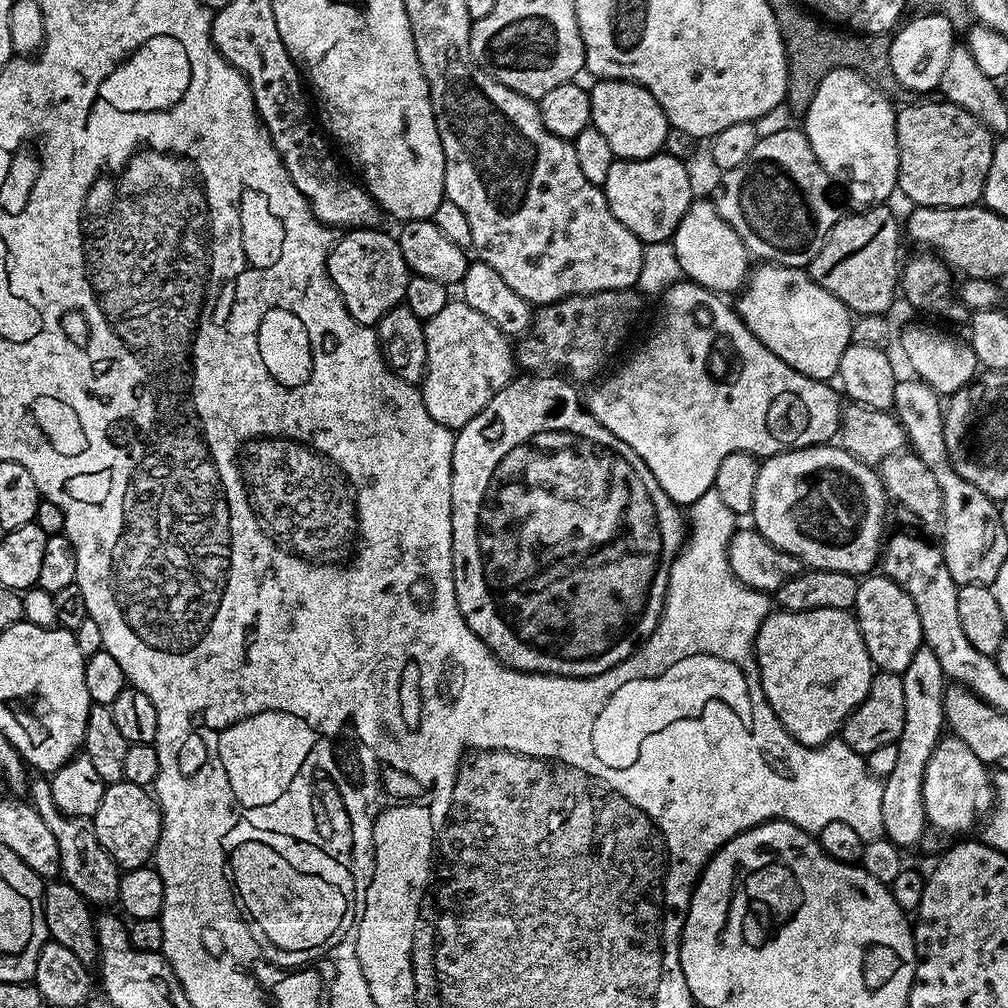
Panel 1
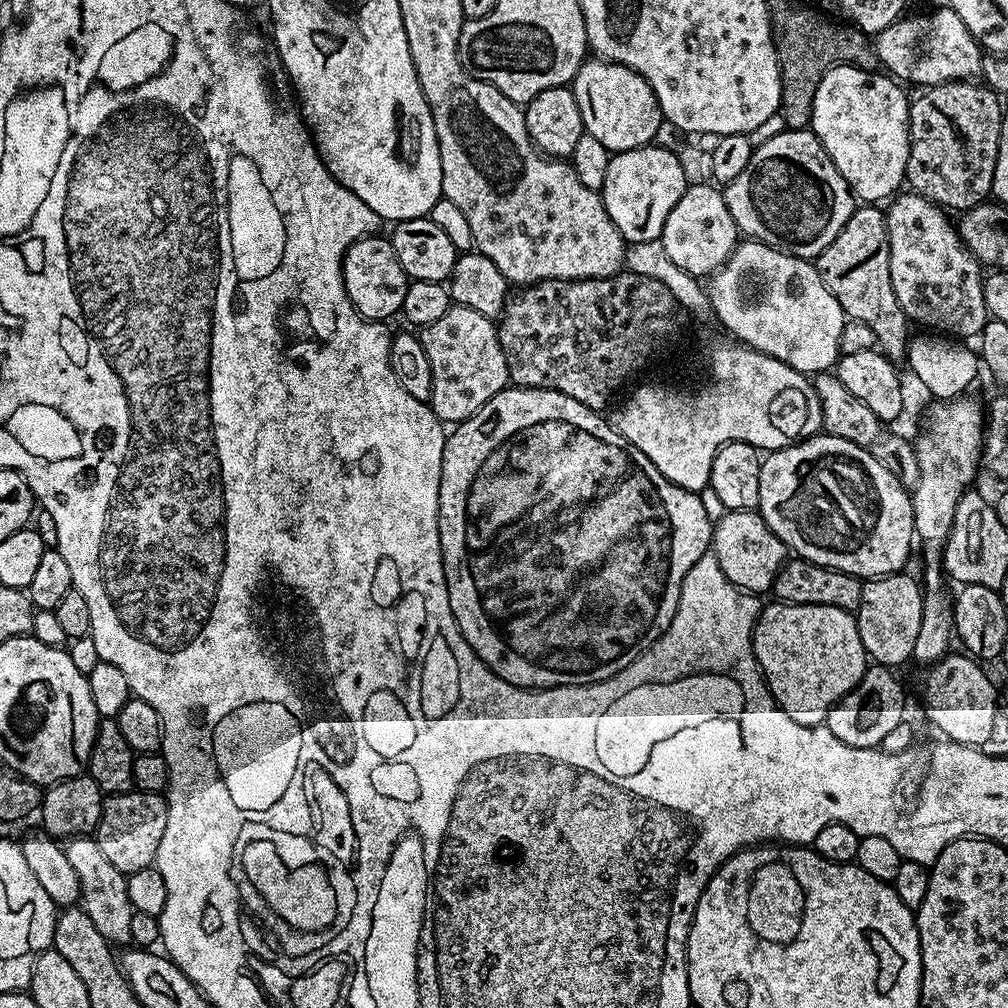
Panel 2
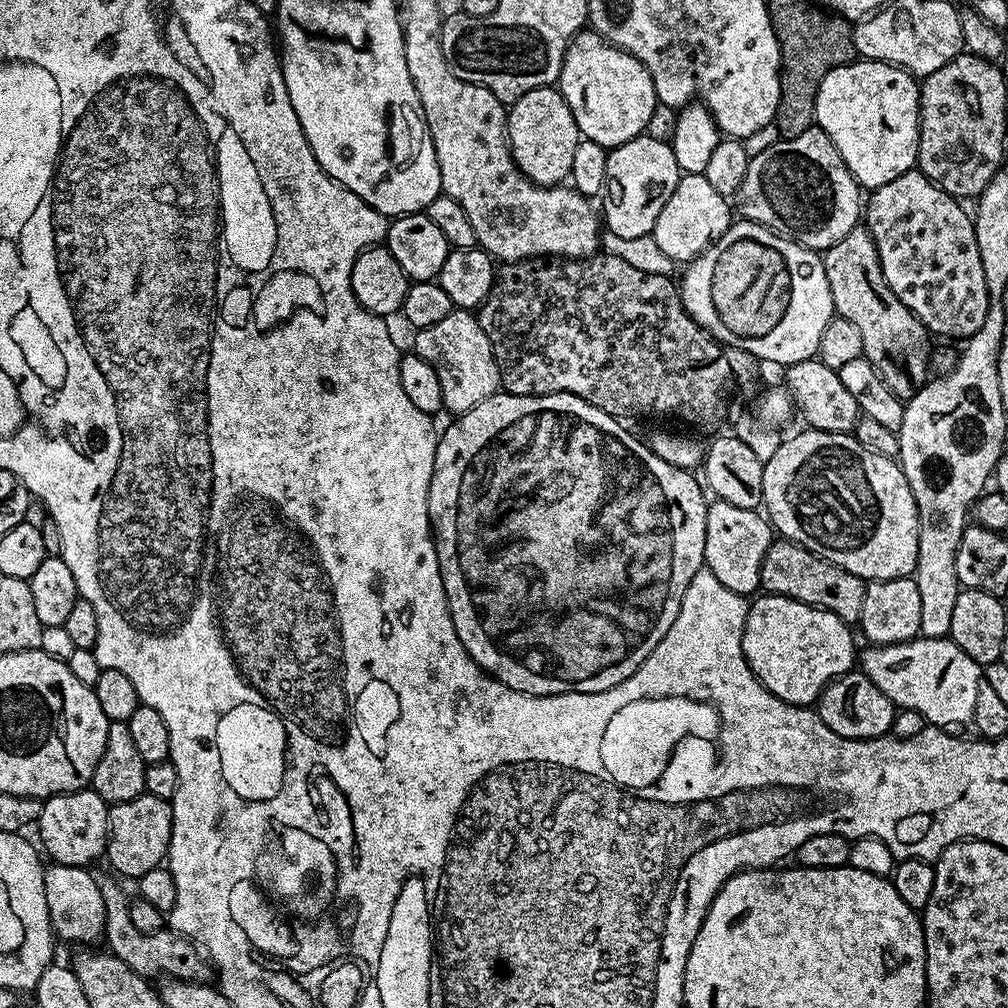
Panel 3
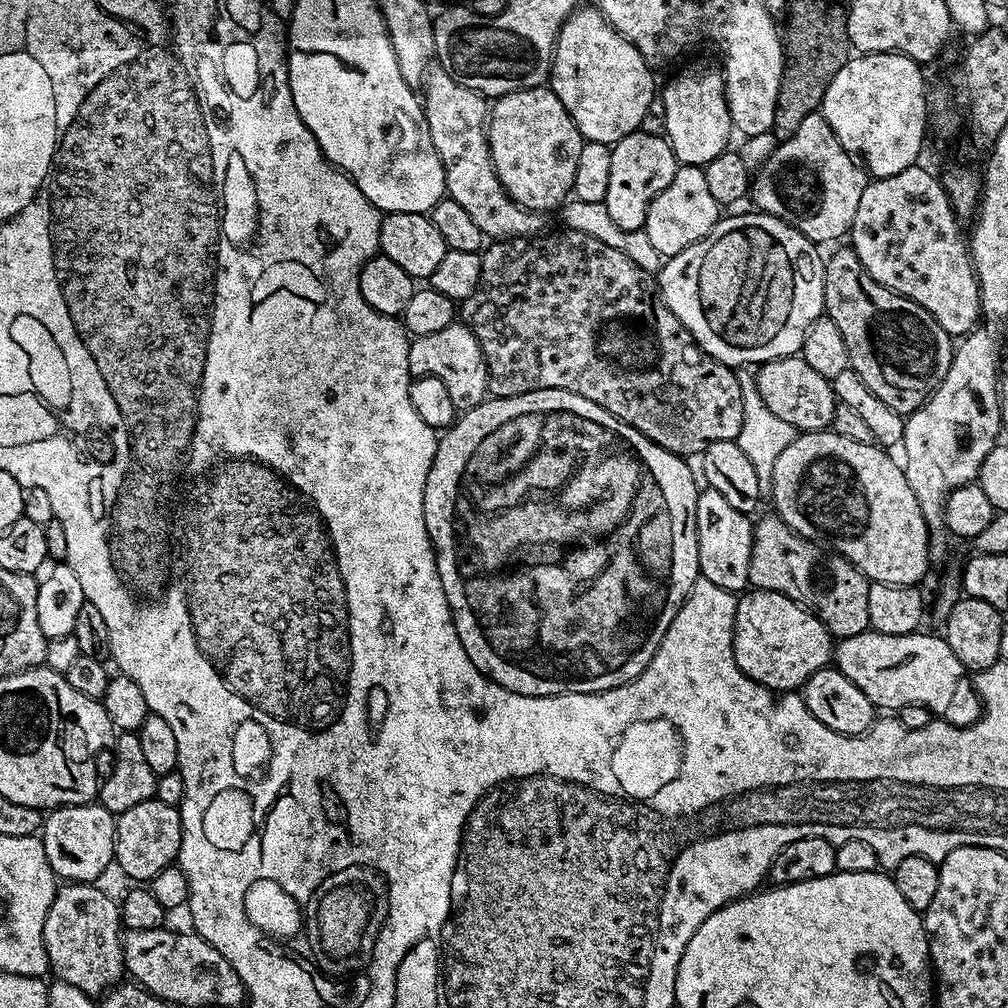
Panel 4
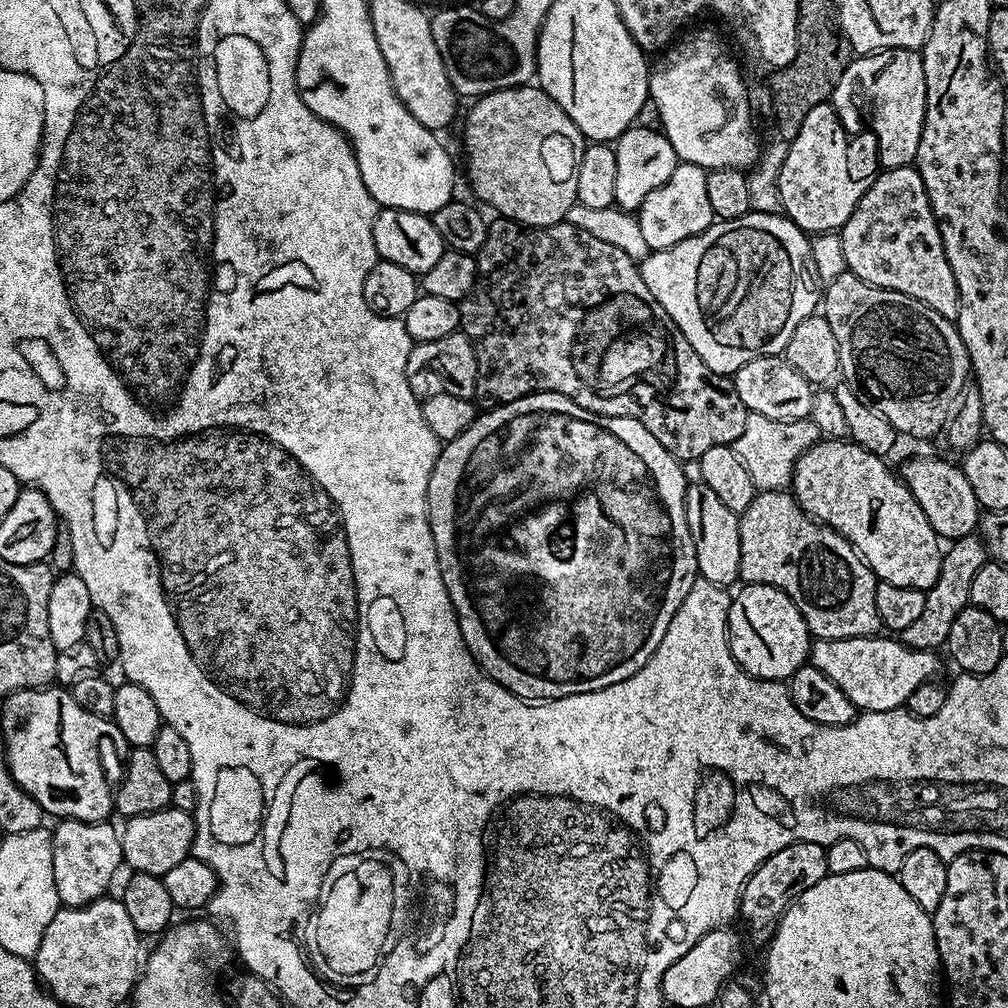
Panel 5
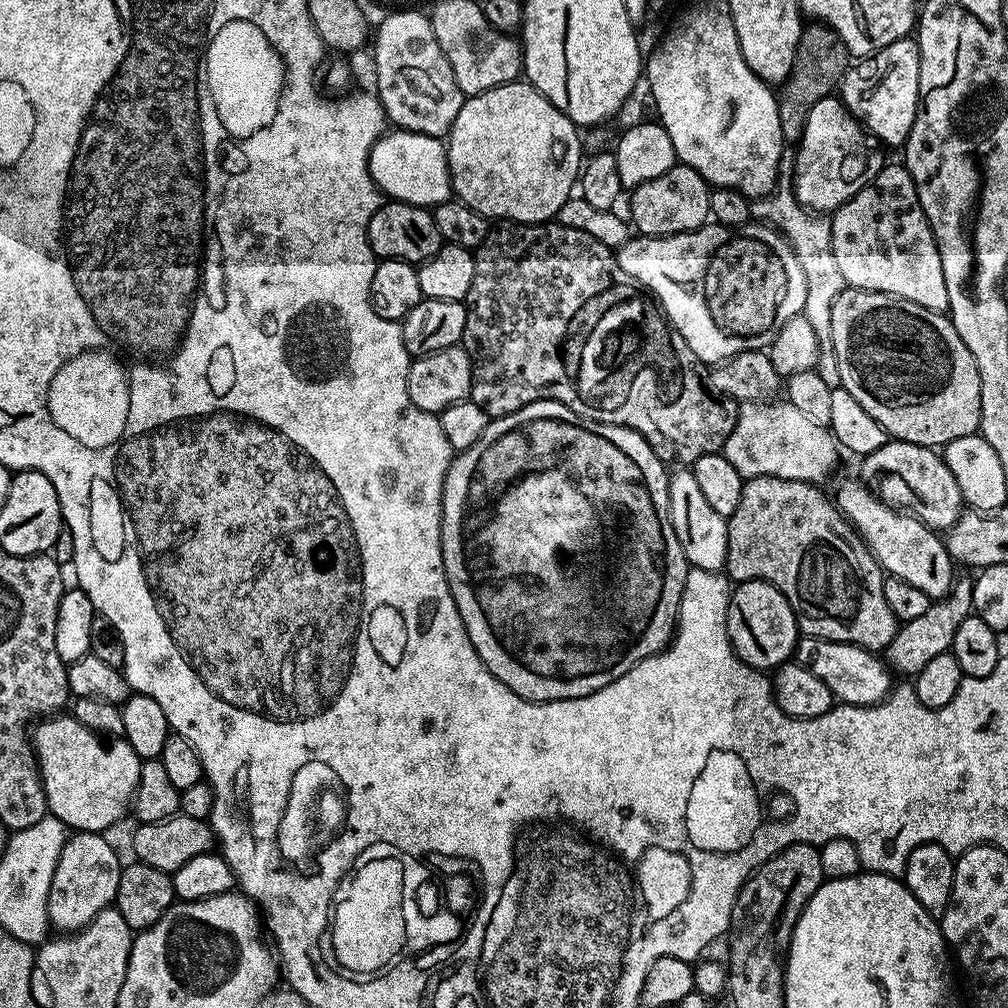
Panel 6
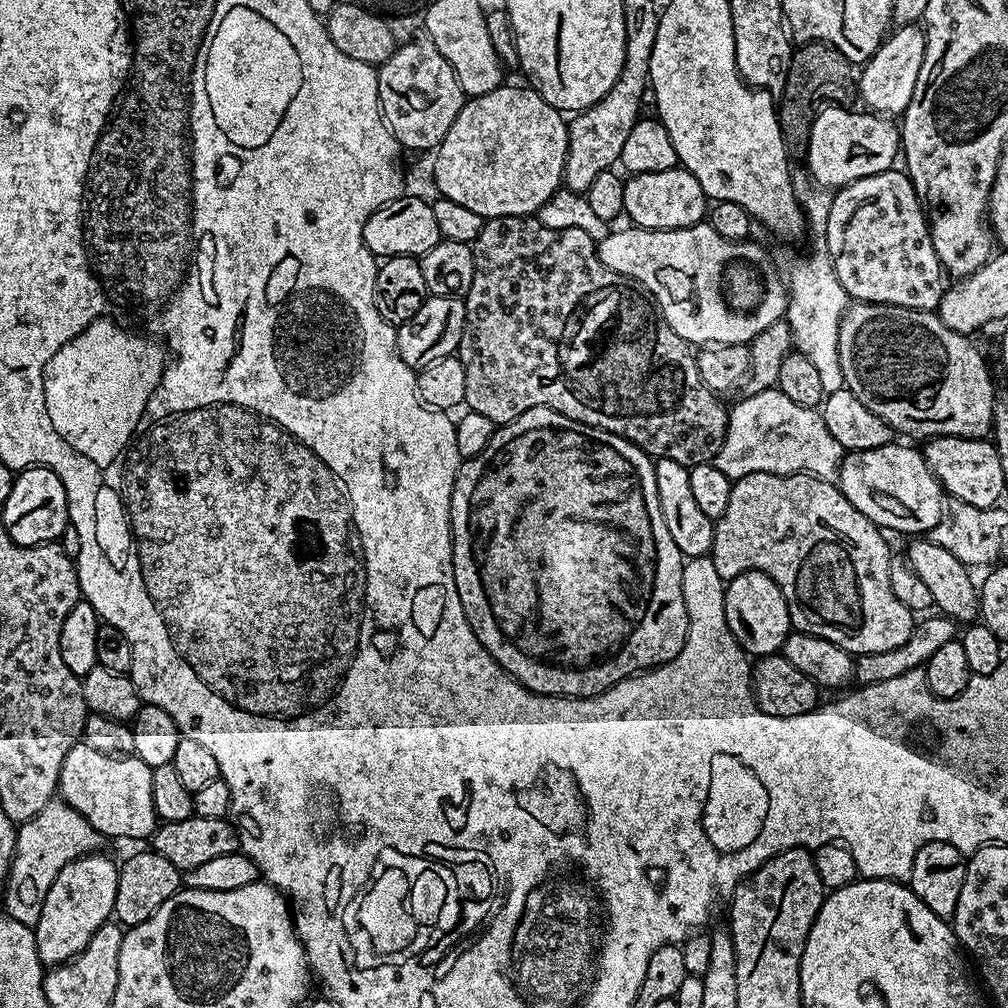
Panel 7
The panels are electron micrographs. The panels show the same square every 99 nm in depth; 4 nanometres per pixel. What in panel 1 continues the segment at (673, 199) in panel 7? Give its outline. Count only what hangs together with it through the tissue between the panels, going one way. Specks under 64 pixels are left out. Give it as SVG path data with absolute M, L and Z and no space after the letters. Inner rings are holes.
M693 199L670 243L678 254L678 262L682 262L685 277L693 284L700 284L717 294L736 294L743 289L750 275L750 253L742 238L738 238L736 231L718 214L711 199Z

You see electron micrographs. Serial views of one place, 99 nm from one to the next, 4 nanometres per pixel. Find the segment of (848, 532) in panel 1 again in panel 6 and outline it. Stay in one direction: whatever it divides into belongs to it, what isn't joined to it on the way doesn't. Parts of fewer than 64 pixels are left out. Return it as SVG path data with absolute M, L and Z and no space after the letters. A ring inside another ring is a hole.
M859 479L844 480L834 492L834 503L844 515L849 525L856 527L855 535L863 540L872 552L872 556L885 573L889 576L897 576L910 586L918 586L922 594L926 594L931 600L940 600L952 590L954 579L954 561L948 553L948 545L943 539L940 540L933 529L924 525L921 520L891 508L883 504L866 485Z

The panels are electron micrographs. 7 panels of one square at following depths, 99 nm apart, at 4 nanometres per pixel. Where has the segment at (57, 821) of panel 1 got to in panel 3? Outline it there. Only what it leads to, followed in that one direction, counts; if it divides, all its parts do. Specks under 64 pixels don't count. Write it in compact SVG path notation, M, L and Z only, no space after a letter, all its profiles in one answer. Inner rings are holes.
M100 880L100 890L102 892L102 902L107 906L104 915L104 935L102 937L107 951L113 952L130 970L134 970L138 975L145 978L160 976L169 980L187 980L189 982L208 982L213 979L214 969L206 959L205 953L197 945L193 944L187 936L181 936L179 932L171 930L161 930L154 934L142 934L142 930L137 930L134 922L130 922L130 896L120 889L121 881Z

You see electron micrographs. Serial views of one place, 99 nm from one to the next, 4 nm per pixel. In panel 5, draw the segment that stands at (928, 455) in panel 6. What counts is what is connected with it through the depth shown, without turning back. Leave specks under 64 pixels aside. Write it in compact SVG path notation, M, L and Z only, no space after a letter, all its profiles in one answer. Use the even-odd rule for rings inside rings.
M916 456L898 468L898 475L910 494L914 494L918 506L922 506L922 514L926 514L937 536L951 542L977 531L982 509L978 498L974 498L974 489L970 487L970 482L966 482L963 467L956 465L955 468L950 461L935 460L932 456Z

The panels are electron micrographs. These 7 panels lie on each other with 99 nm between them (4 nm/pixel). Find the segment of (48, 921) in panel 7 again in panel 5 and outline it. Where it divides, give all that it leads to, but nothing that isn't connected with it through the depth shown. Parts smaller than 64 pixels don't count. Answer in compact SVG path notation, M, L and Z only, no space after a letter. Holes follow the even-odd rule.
M61 819L57 828L51 829L52 849L54 850L54 882L60 904L66 908L80 908L100 899L109 891L112 879L116 876L116 867L121 867L124 851L120 845L120 832L111 828L111 823L82 822L81 820Z

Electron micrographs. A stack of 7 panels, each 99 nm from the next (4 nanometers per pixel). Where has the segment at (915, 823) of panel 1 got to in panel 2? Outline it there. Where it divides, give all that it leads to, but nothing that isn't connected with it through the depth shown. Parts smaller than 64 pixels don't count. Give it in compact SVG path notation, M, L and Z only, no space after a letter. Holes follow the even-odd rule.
M965 394L954 400L942 400L933 403L933 408L928 412L928 436L915 437L914 447L918 458L918 482L911 489L912 498L912 527L915 539L924 547L924 576L922 575L922 587L924 593L924 605L922 606L922 627L918 629L918 639L914 641L912 660L915 663L931 666L944 656L949 655L951 644L954 644L954 614L952 606L954 603L951 595L944 593L944 547L948 537L952 534L952 523L956 520L956 504L969 491L972 479L976 476L976 467L979 469L984 454L984 425L986 423L985 405L971 400L971 395Z

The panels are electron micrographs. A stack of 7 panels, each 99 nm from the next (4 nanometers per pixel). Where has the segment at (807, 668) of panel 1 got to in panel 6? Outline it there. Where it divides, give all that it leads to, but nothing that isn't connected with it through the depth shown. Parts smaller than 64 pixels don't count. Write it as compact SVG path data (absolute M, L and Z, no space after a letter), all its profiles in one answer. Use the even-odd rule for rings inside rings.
M745 580L732 589L728 637L733 650L745 664L761 670L775 670L796 651L796 615L788 599L774 585L765 580Z

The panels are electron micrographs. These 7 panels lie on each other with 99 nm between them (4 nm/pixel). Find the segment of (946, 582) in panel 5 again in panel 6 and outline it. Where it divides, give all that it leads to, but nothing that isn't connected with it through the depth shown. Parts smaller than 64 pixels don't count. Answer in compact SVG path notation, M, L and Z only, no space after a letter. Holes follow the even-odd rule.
M953 579L952 590L948 595L933 600L932 605L919 618L905 620L897 627L894 638L882 650L883 659L893 673L901 672L904 678L915 677L916 672L928 665L937 654L951 649L958 626L962 626L962 622L966 622L970 615L973 615L972 580Z

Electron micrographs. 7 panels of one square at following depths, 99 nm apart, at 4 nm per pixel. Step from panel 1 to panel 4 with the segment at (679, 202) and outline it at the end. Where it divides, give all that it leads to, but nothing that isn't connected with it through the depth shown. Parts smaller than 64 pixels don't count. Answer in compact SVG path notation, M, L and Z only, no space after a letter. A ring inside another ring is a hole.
M639 130L611 145L611 149L610 186L606 186L603 203L606 210L610 210L610 218L614 218L614 223L622 226L622 230L641 230L650 210L650 202L659 192L666 190L674 178L678 167L676 155L663 135L655 136Z

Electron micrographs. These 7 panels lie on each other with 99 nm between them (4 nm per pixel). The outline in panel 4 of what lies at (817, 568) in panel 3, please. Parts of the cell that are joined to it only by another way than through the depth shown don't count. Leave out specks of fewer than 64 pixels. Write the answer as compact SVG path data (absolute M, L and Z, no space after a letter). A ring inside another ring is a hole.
M769 514L769 516L762 517L760 521L758 519L755 521L752 530L748 582L753 589L762 592L777 592L790 598L794 603L800 604L824 623L833 637L843 638L869 631L870 609L866 606L866 602L870 599L868 577L863 576L845 556L840 556L825 545L816 544L813 540L800 536L787 522L775 514Z

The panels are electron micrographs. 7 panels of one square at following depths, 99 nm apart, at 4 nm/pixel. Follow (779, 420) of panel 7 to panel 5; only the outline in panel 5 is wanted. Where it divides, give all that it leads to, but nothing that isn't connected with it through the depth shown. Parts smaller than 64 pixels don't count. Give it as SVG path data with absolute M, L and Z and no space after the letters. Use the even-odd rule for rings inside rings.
M750 414L746 418L746 430L742 430L734 447L742 466L746 466L746 474L750 474L753 489L774 492L787 489L791 485L792 471L798 458L803 452L810 450L810 446L814 446L819 439L820 432L811 418L778 422L762 414Z

